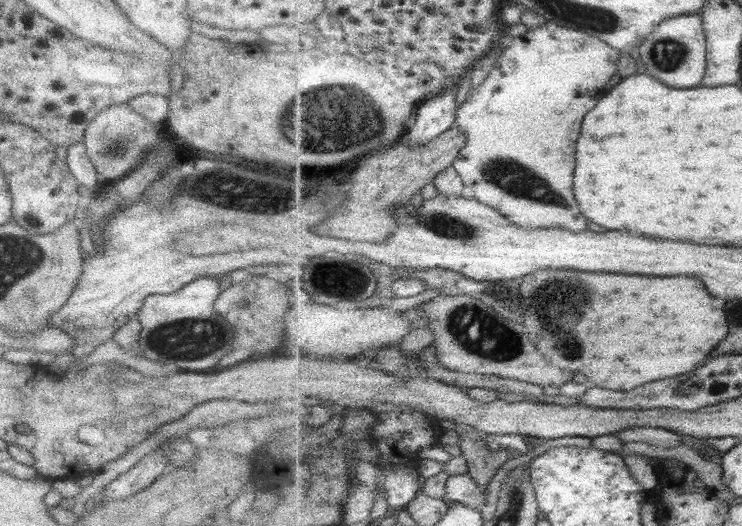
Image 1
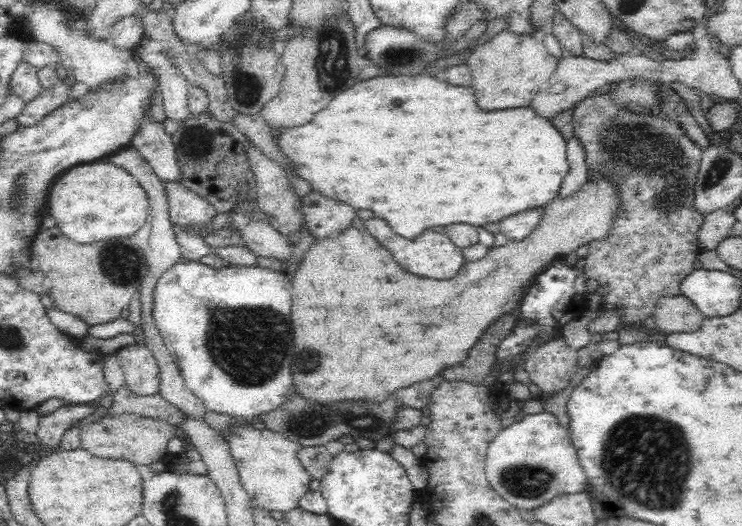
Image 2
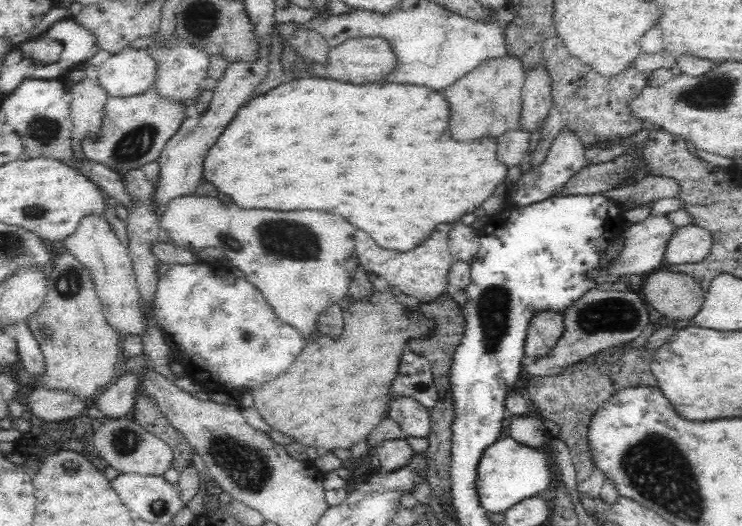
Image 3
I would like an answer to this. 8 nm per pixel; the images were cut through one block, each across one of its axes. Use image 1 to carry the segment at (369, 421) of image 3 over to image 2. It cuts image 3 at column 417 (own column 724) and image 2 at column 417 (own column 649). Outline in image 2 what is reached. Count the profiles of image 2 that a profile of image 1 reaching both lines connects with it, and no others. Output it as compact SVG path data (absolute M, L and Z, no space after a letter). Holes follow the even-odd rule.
M598 172L604 176L589 176L589 178L580 186L580 190L564 200L556 198L548 203L540 216L538 226L524 240L514 242L508 240L503 246L492 247L478 262L468 262L456 278L450 280L428 280L428 278L418 278L414 274L404 272L395 260L390 256L391 252L382 246L370 233L360 233L356 228L349 225L346 230L342 230L338 236L330 236L330 238L315 238L310 249L305 252L296 276L292 278L292 296L294 296L294 306L292 306L292 330L294 330L294 360L292 360L292 376L294 376L293 391L299 392L308 400L316 400L322 404L330 404L330 402L338 402L338 400L376 400L376 402L384 402L392 392L400 390L400 388L408 388L416 382L434 378L440 370L446 370L462 360L466 360L470 348L478 342L478 338L482 336L482 332L500 316L508 314L510 310L514 310L518 304L521 304L522 298L528 292L527 288L531 287L535 282L534 279L542 272L547 271L546 268L556 260L564 260L565 254L578 250L580 246L591 243L592 241L602 240L611 229L612 222L617 217L621 209L621 192L619 186L605 174Z

